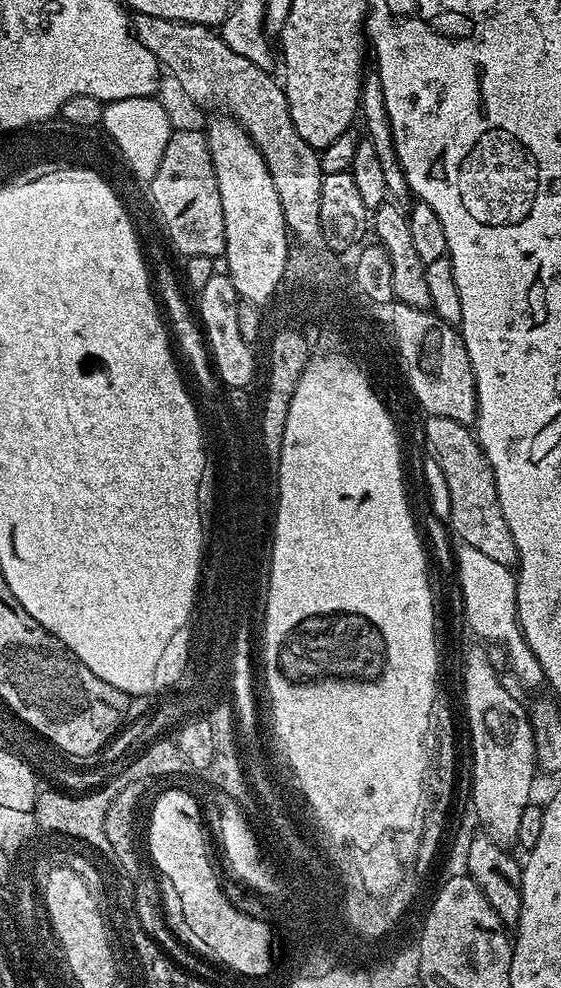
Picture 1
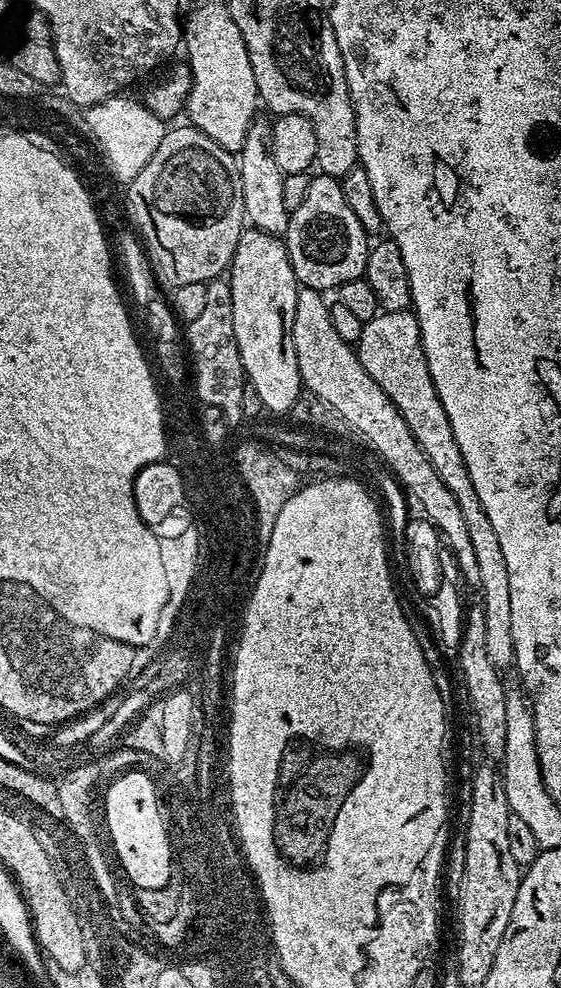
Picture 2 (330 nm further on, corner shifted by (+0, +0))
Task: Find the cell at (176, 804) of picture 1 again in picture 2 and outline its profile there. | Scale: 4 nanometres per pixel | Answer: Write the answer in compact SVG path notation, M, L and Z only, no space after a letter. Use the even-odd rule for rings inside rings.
M126 771L115 777L106 789L108 793L104 796L104 810L102 809L102 818L110 826L110 832L106 836L112 841L112 848L128 875L127 883L136 890L158 890L168 883L168 840L164 840L164 827L160 824L160 816L156 816L156 799L150 792L146 776L139 776L137 771Z

